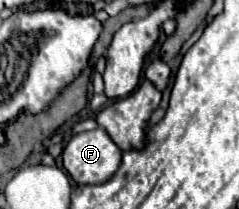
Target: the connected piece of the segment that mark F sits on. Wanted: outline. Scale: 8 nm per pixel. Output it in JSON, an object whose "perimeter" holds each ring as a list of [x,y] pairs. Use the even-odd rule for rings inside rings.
{"perimeter":[[[104,128],[80,132],[70,138],[62,152],[62,164],[78,184],[102,184],[120,166],[122,150]]]}

